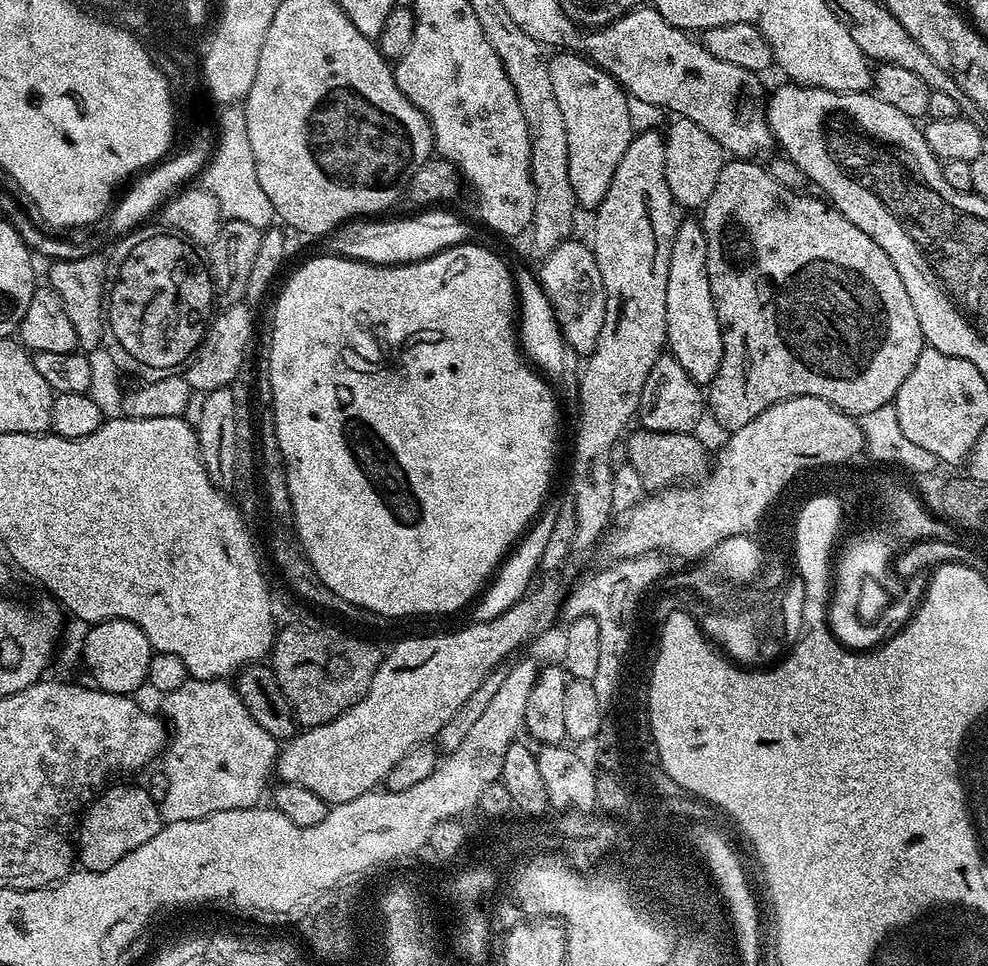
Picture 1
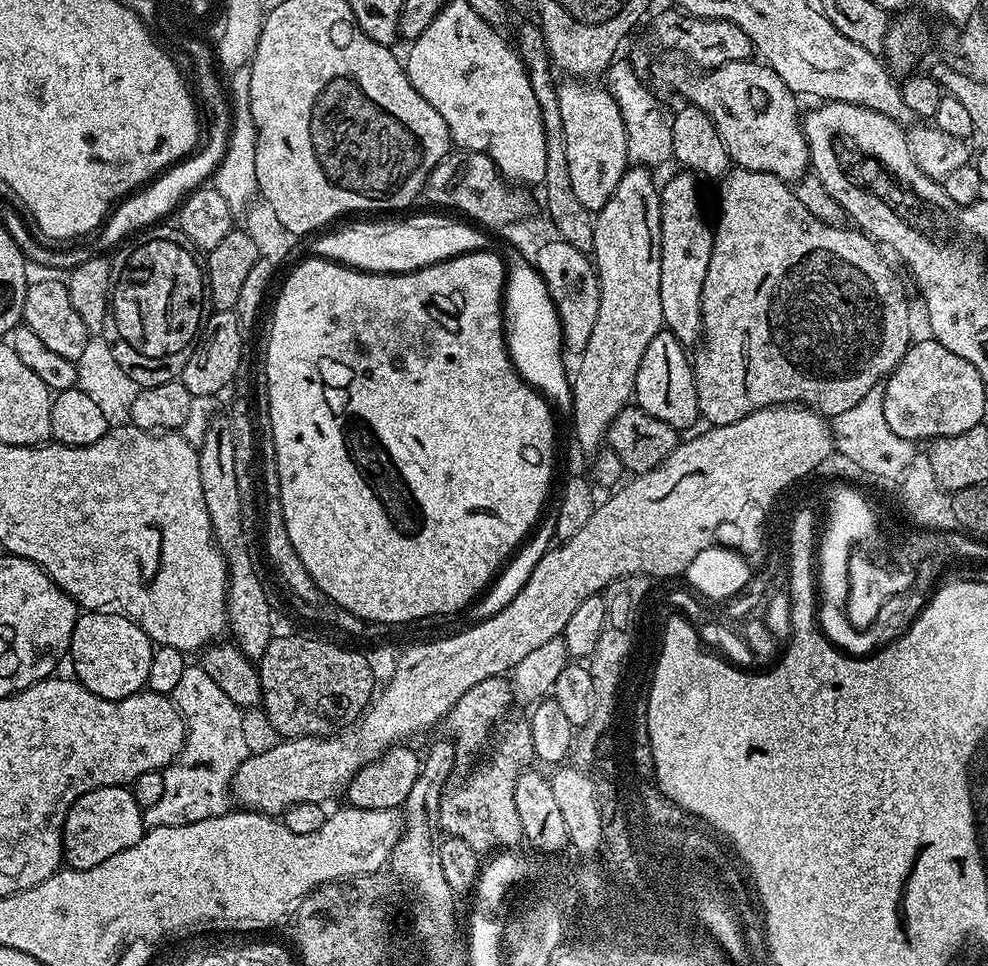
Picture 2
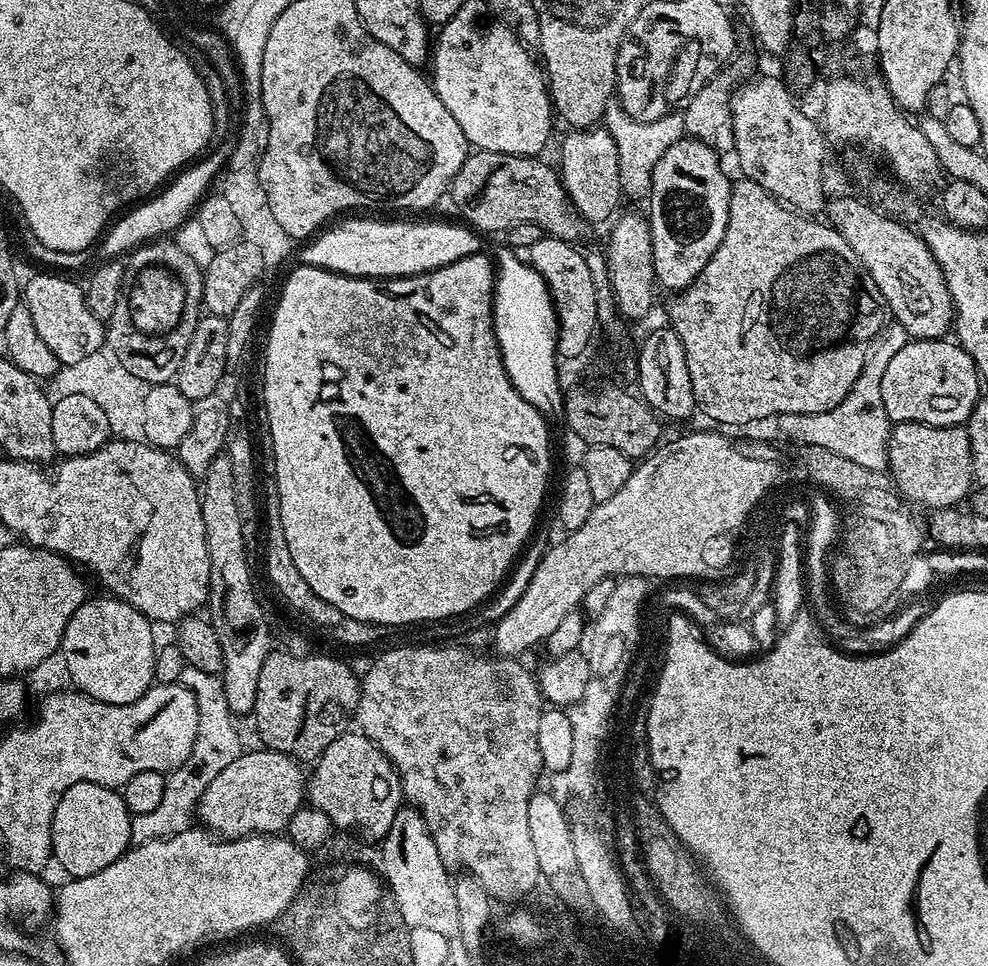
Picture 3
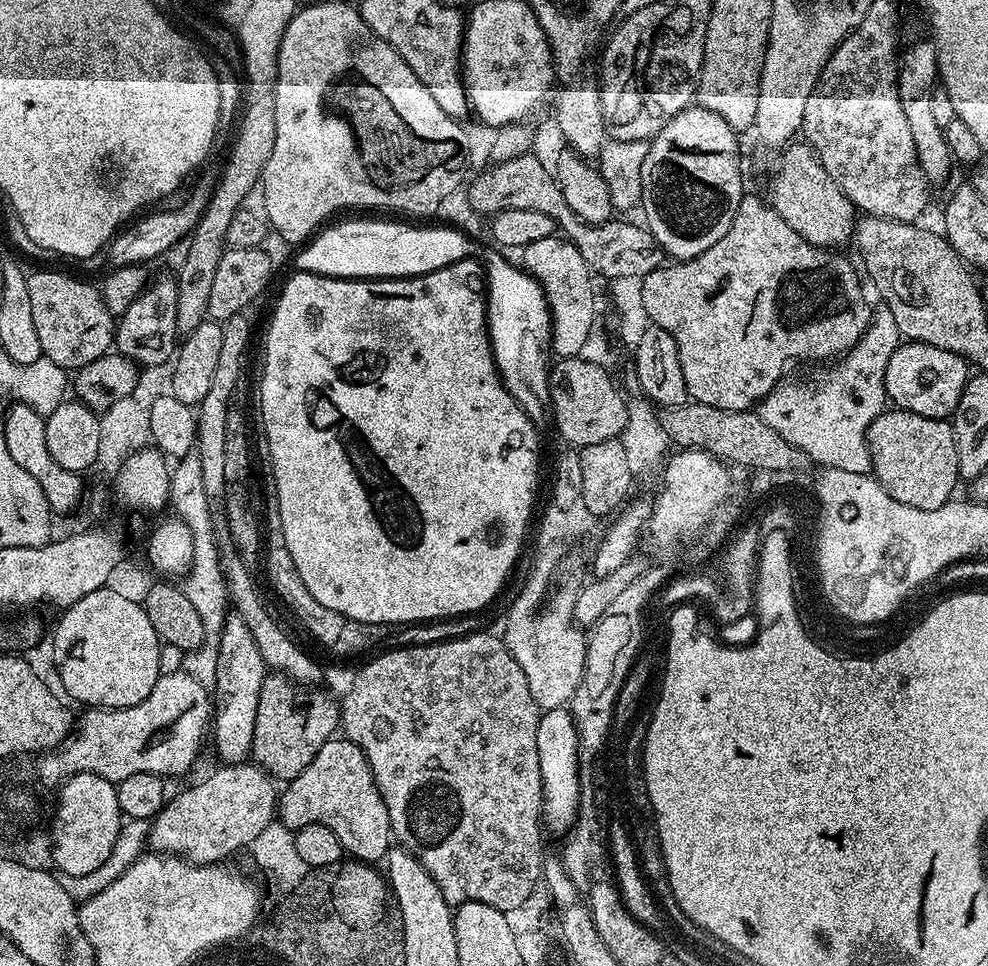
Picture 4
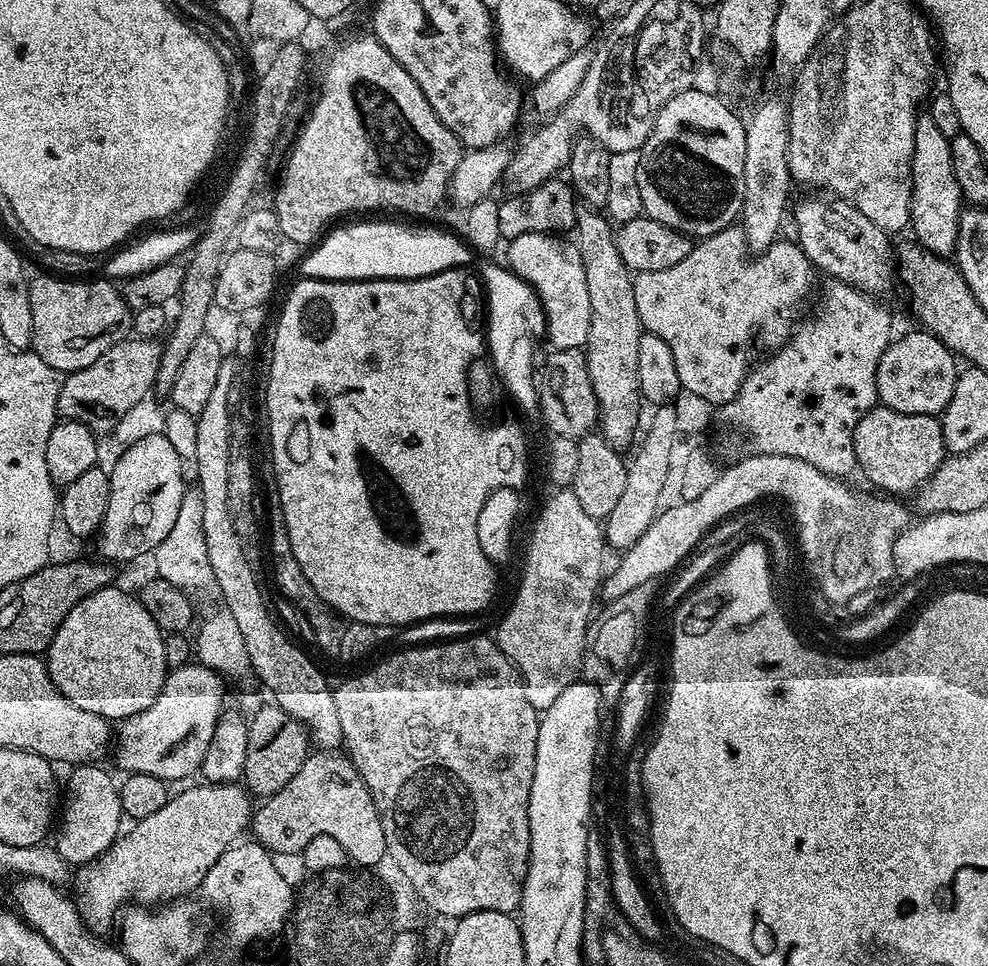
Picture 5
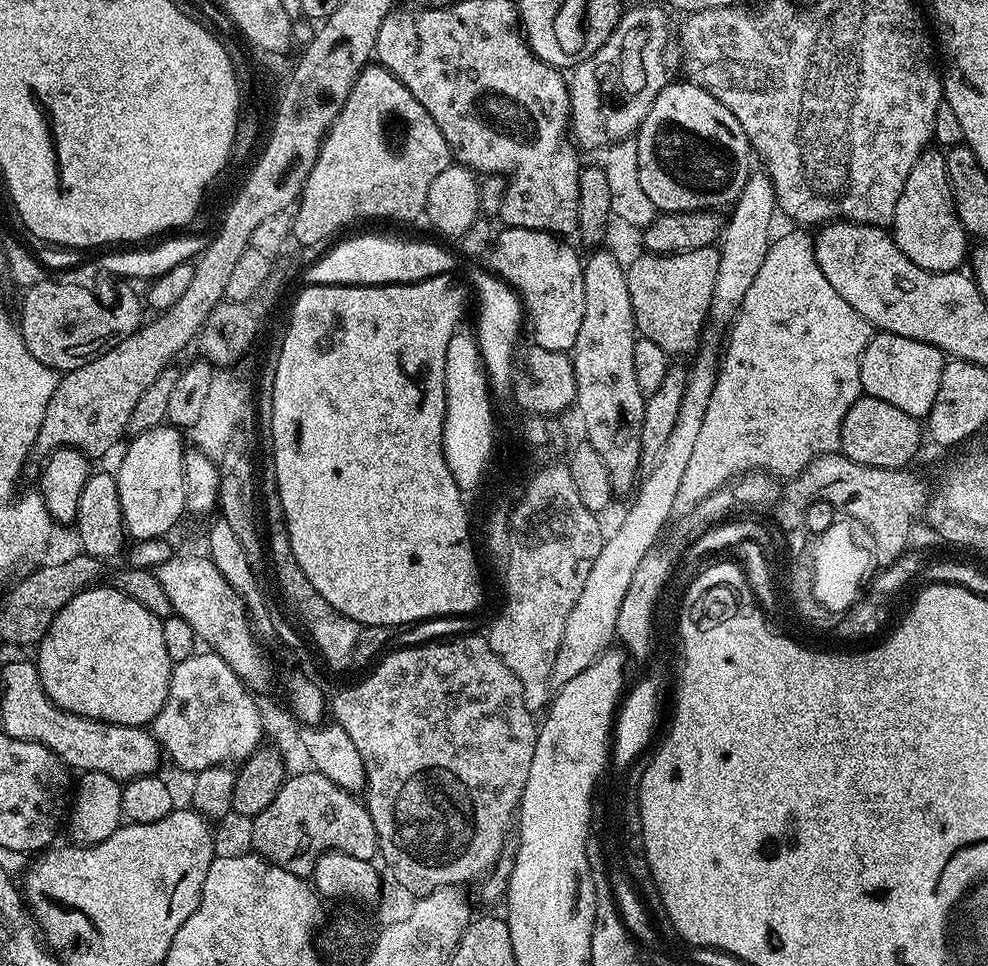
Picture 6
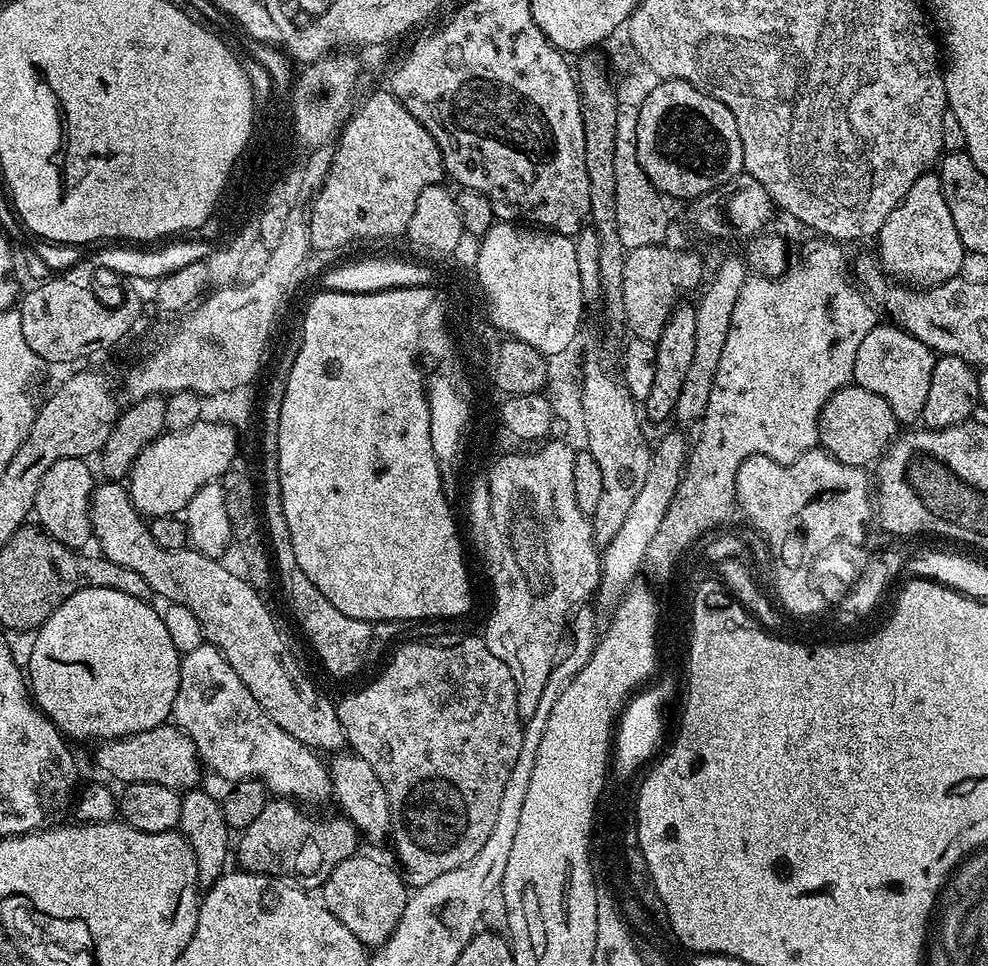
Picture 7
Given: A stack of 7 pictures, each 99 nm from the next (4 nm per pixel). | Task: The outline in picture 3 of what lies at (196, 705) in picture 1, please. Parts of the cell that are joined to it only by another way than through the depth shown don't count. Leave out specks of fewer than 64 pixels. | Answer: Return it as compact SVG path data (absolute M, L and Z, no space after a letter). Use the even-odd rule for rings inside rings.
M184 667L179 683L184 684L194 694L194 702L198 702L198 734L194 738L194 746L182 762L182 766L172 769L166 776L166 794L162 794L162 802L150 814L133 816L130 834L132 844L145 844L151 840L165 840L168 836L177 836L179 832L193 827L194 817L206 786L234 762L242 751L240 732L236 729L237 717L226 702L223 679L217 674L206 674L206 670Z

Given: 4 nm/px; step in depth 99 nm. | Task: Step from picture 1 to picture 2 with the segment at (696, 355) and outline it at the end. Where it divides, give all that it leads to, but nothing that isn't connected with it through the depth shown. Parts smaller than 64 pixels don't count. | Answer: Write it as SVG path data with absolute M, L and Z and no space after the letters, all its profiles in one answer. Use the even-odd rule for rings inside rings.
M687 170L677 171L677 176L669 178L660 188L660 253L662 254L662 318L664 328L678 338L685 346L699 345L702 340L704 323L702 322L702 290L710 266L712 253L713 225L708 225L708 216L704 213L704 204L700 201L700 188L697 177Z

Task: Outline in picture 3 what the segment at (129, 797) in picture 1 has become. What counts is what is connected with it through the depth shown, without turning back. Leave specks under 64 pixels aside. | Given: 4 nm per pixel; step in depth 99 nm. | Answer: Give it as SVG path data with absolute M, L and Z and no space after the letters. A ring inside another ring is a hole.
M74 782L58 798L58 806L54 810L54 822L52 823L52 860L60 863L60 868L69 877L81 880L90 874L98 874L98 870L106 870L124 855L132 844L130 826L132 825L133 815L129 812L123 795L117 789L107 788L94 782Z

